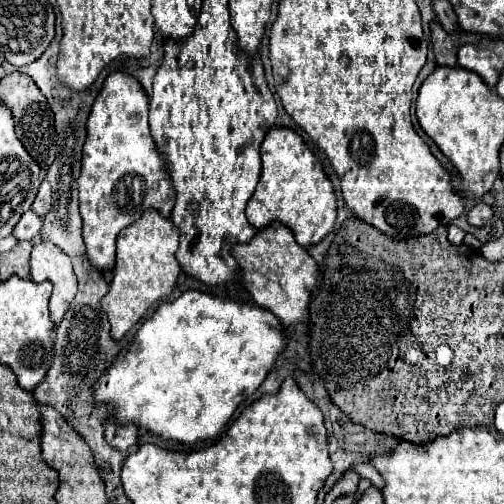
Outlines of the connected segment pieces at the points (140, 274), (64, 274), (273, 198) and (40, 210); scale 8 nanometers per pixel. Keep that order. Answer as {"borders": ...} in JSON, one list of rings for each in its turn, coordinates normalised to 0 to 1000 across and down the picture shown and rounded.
{"borders":[[[[304,413],[288,417],[288,425],[272,440],[240,456],[240,464],[232,468],[228,544],[216,579],[200,595],[200,611],[204,619],[212,619],[212,631],[220,639],[220,663],[228,675],[240,675],[248,659],[280,635],[296,607],[312,599],[312,591],[339,583],[359,540],[359,528],[347,512],[351,480],[351,448],[339,440],[339,433],[323,433]]],[[[77,480],[62,496],[62,556],[105,560],[105,583],[101,583],[101,631],[109,643],[117,643],[141,603],[141,595],[153,583],[153,552],[145,544],[141,516],[129,500],[121,500],[101,480]]],[[[542,254],[526,266],[518,282],[518,321],[518,353],[486,417],[490,437],[510,456],[550,437],[581,460],[589,484],[605,492],[629,484],[661,456],[669,433],[669,397],[661,365],[649,353],[629,310],[581,258]]],[[[93,357],[81,361],[77,381],[73,381],[73,393],[69,393],[62,417],[65,417],[69,425],[77,425],[77,429],[89,429],[89,425],[101,417],[101,369],[97,369]]]]}

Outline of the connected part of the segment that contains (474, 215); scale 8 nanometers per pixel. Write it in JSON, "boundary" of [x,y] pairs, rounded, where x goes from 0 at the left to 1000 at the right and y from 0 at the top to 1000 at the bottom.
{"boundary":[[[962,401],[942,405],[942,409],[927,421],[927,440],[931,440],[935,448],[942,448],[942,452],[954,452],[954,448],[970,444],[974,433],[978,433],[978,413],[974,413],[970,405],[962,405]]]}

